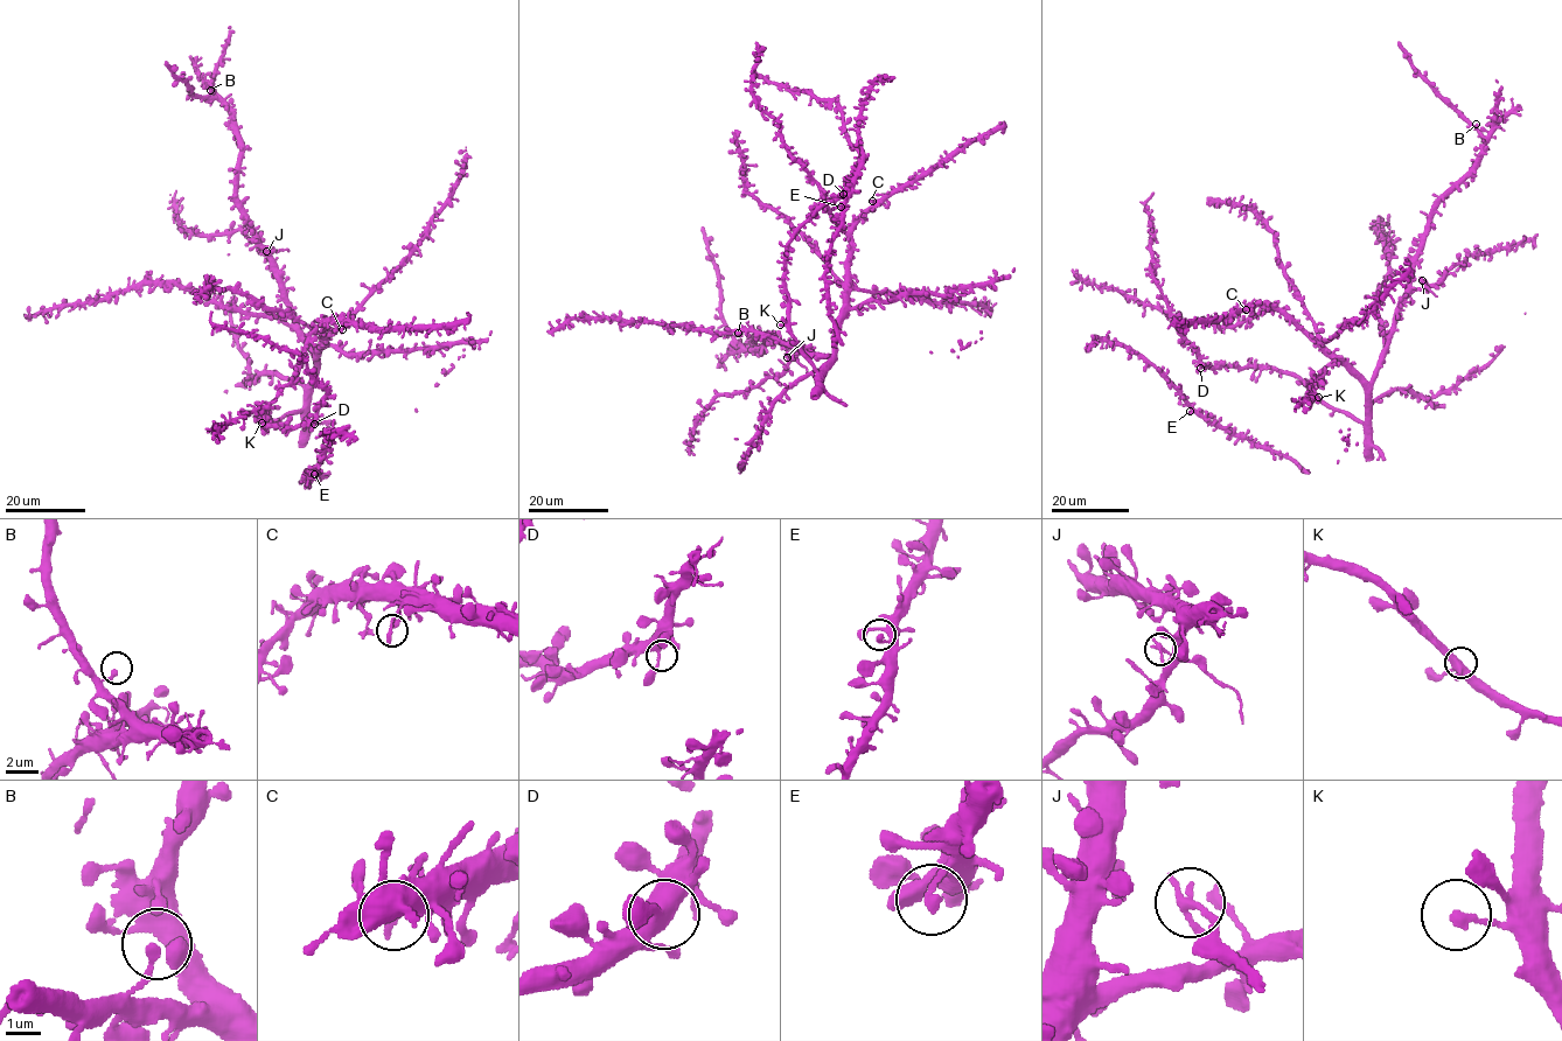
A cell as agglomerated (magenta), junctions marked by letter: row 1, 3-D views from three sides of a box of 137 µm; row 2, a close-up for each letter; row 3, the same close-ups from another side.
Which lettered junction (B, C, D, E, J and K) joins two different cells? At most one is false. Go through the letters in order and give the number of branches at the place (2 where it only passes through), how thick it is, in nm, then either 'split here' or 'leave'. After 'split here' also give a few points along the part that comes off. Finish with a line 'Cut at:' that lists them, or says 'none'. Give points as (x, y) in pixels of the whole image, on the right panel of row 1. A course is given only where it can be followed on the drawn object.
B: 1 | 240 nm | leave
C: 1 | 240 nm | leave
D: 2 | 400 nm | leave
E: 1 | 280 nm | leave
J: 2 | 220 nm | split here | (1422, 281), (1437, 297)
K: 1 | 280 nm | leave
Cut at: J

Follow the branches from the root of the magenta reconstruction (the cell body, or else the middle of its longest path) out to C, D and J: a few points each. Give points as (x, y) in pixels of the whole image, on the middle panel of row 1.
C: (821, 369), (832, 354), (837, 319), (843, 306), (850, 230), (874, 203), (872, 201)
D: (821, 369), (816, 371), (790, 330), (789, 299), (783, 280), (785, 252), (789, 240), (822, 205), (843, 194)
J: (821, 369), (830, 360), (830, 354), (818, 355), (803, 348), (793, 351), (790, 361), (787, 357)

